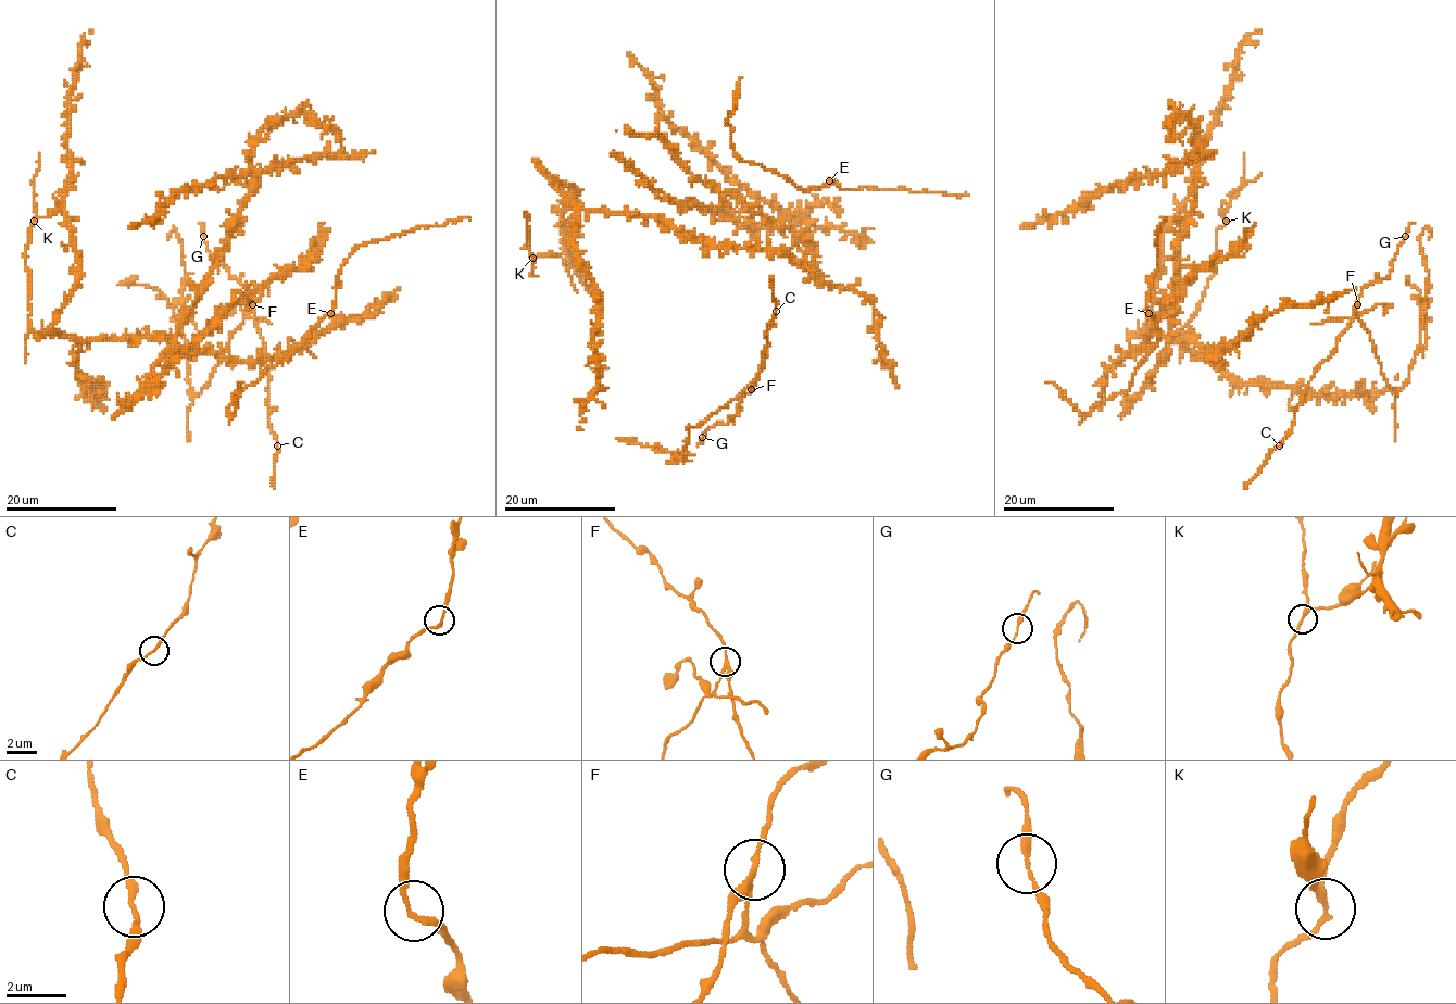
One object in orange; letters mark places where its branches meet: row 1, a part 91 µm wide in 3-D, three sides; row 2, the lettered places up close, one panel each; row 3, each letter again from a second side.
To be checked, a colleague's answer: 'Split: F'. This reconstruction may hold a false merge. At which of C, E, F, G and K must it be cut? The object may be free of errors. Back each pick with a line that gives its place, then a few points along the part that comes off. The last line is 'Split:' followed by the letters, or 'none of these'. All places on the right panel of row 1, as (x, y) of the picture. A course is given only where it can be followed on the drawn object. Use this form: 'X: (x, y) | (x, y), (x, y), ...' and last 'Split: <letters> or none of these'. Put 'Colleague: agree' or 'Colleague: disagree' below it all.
F: (1357, 304) | (1358, 304), (1394, 396), (1408, 378), (1425, 323), (1428, 270), (1419, 240), (1428, 226), (1428, 240)
Split: F
Colleague: agree

